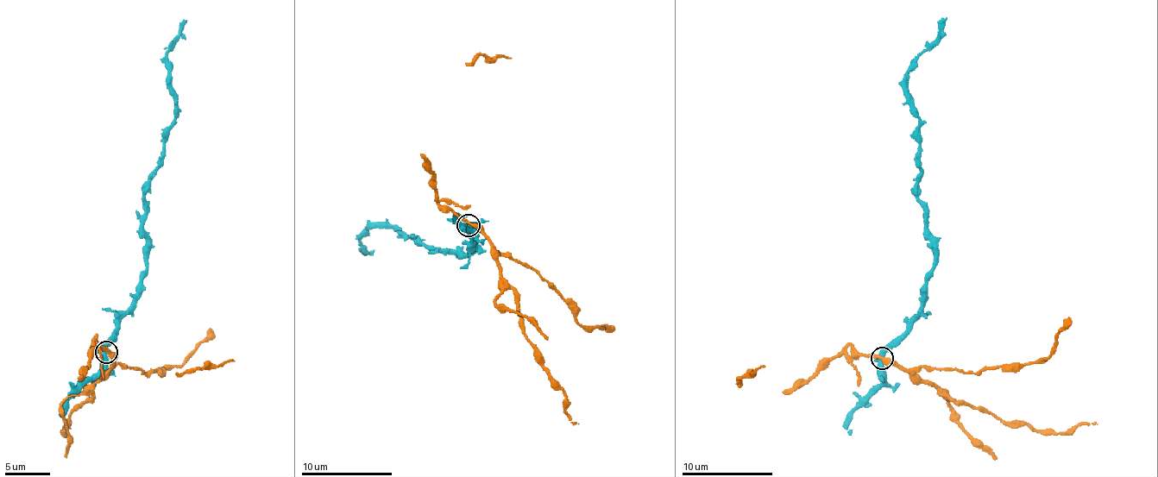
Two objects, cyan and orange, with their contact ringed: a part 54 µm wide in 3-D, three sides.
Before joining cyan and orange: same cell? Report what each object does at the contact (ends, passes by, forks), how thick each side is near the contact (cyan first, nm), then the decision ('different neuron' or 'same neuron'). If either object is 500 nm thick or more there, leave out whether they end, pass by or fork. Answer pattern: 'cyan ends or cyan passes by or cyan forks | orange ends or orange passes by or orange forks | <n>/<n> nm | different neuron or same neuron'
cyan forks | orange passes by | 360/340 nm | same neuron

